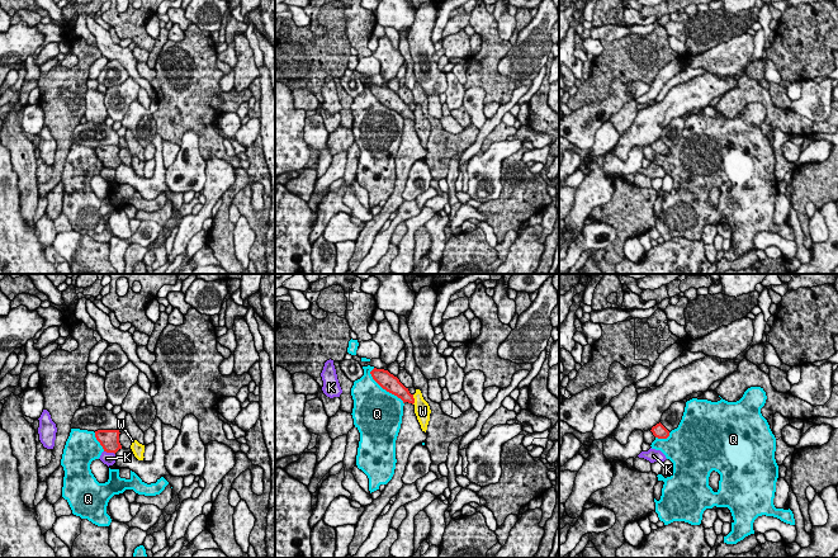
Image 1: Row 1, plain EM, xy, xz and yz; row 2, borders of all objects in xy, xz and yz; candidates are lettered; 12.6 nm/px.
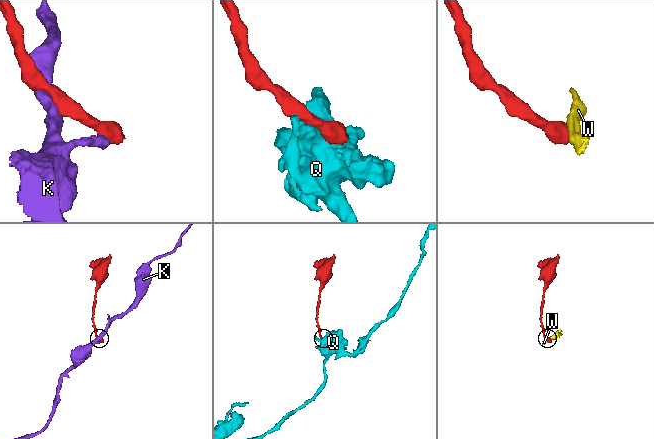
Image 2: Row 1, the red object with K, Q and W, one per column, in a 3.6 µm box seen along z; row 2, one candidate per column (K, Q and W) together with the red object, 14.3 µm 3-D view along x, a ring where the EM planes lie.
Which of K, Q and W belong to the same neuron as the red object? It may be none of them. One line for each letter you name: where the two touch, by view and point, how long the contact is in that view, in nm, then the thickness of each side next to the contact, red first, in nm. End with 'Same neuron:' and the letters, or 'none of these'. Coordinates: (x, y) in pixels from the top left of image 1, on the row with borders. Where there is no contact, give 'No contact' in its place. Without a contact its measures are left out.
Same neuron: none of these

